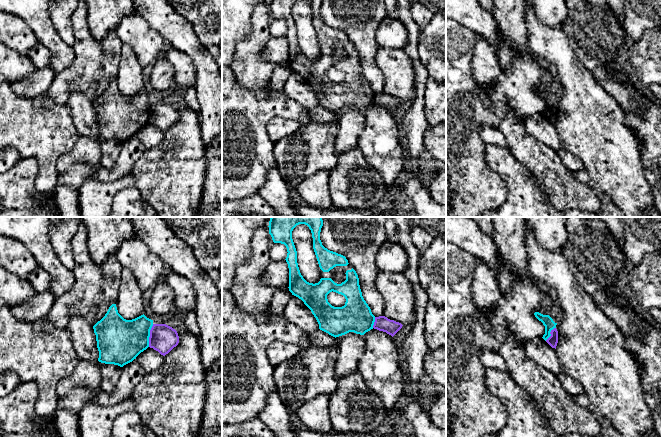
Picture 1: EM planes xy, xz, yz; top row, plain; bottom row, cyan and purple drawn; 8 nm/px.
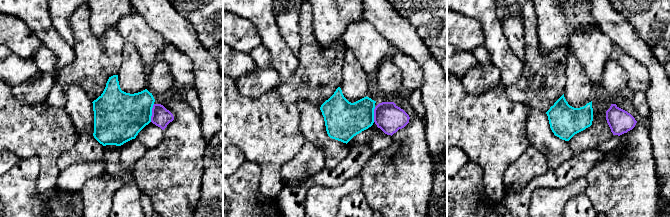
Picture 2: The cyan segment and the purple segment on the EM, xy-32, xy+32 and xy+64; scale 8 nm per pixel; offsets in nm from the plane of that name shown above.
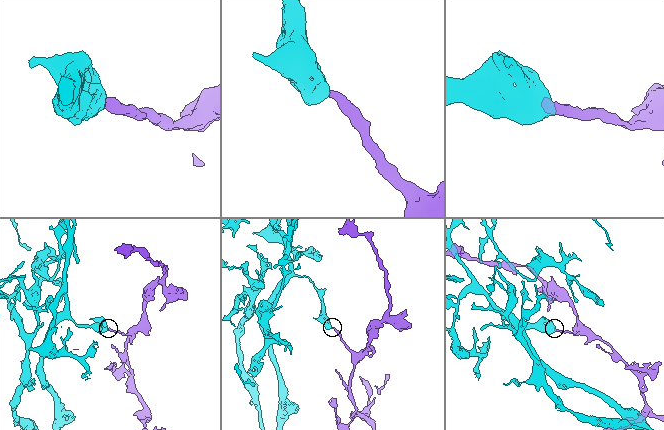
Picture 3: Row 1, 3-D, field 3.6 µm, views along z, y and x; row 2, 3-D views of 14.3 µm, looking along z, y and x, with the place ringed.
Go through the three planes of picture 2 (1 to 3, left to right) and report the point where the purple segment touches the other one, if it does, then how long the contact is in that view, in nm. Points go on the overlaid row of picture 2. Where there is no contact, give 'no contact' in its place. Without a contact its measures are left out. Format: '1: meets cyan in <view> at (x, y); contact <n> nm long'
1: meets cyan in xy-32 at (151, 113); contact 150 nm long
2: meets cyan in xy+32 at (373, 114); contact 120 nm long
3: no contact

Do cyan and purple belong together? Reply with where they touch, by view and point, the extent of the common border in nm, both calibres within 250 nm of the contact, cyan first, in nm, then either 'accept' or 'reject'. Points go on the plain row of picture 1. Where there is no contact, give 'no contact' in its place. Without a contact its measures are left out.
xy (149, 111) | 190 nm | 360/220 nm | reject

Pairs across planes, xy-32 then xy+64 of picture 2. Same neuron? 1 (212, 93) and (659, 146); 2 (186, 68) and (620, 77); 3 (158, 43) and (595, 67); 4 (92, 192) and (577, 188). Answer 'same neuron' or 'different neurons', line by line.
1: same neuron
2: different neurons
3: same neuron
4: same neuron

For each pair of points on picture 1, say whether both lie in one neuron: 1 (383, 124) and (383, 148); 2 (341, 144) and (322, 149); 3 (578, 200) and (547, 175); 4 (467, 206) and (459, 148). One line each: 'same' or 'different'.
1: same
2: different
3: same
4: same

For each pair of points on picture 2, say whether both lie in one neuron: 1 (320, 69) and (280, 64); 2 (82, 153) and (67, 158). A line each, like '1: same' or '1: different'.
1: different
2: same

